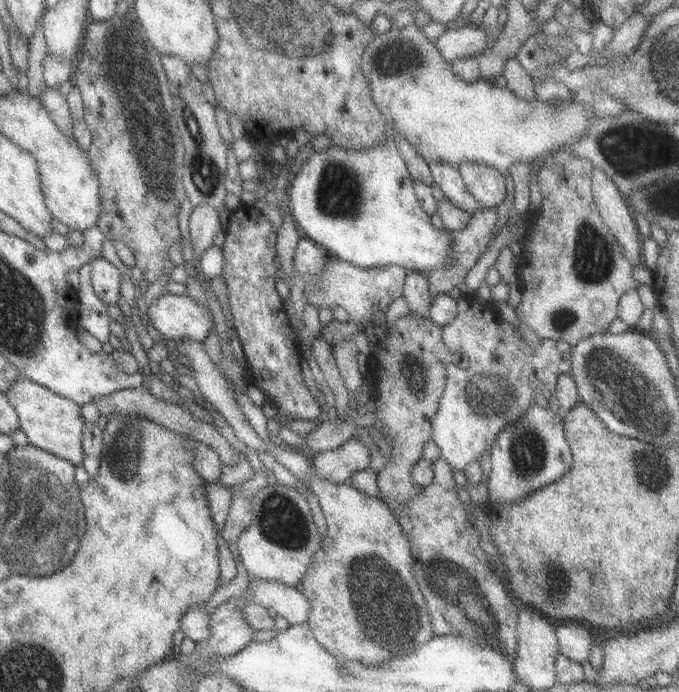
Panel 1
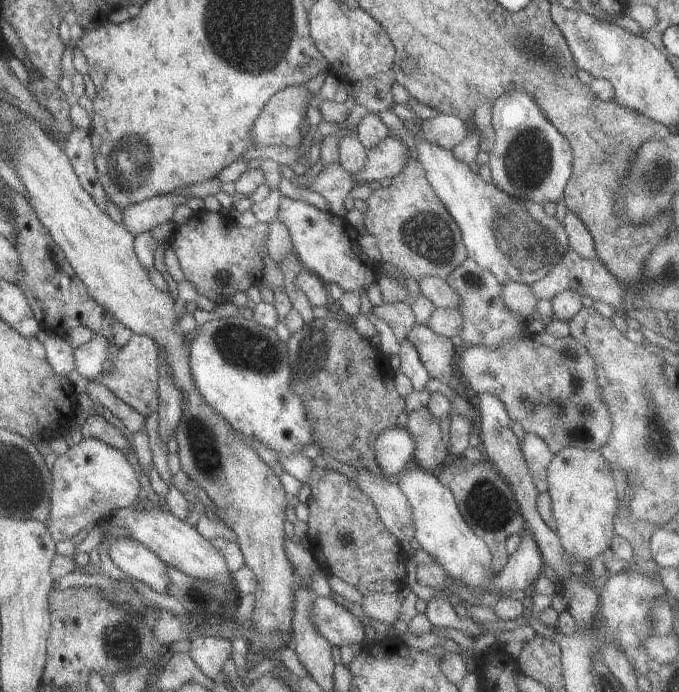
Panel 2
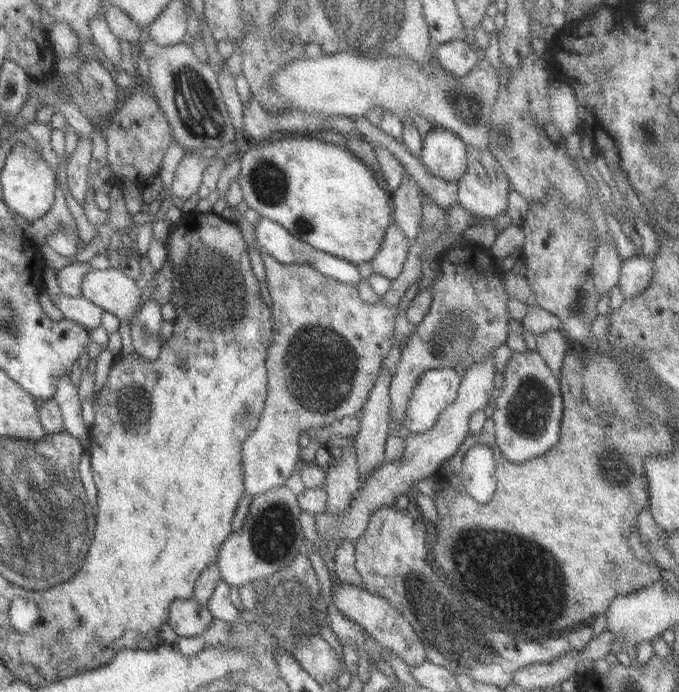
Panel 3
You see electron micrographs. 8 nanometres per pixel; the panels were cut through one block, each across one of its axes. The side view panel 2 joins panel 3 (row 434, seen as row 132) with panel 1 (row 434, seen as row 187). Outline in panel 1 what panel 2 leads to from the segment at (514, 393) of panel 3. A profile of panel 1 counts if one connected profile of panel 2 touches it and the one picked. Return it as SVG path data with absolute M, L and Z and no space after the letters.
M533 402L523 416L519 416L513 424L503 426L491 444L491 468L487 482L489 500L505 504L521 500L523 496L541 490L545 484L551 484L559 476L565 476L571 462L573 456L565 440L563 416L559 412L551 412L549 408L539 408Z

